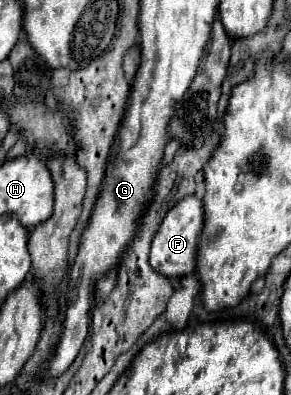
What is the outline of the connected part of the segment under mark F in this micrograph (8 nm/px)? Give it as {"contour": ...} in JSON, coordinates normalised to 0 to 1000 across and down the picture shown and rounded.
{"contour":[[[646,494],[584,539],[570,539],[536,600],[522,605],[515,630],[515,676],[564,696],[564,701],[619,701],[653,696],[674,686],[674,651],[680,651],[680,605],[701,580],[701,524],[694,504],[674,494]]]}

